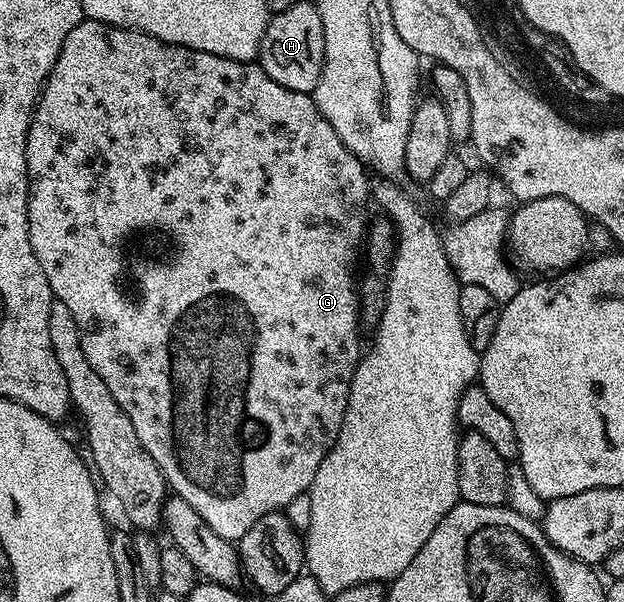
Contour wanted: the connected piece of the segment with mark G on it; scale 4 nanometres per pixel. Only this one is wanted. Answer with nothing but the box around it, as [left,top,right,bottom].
[27,19,371,541]

